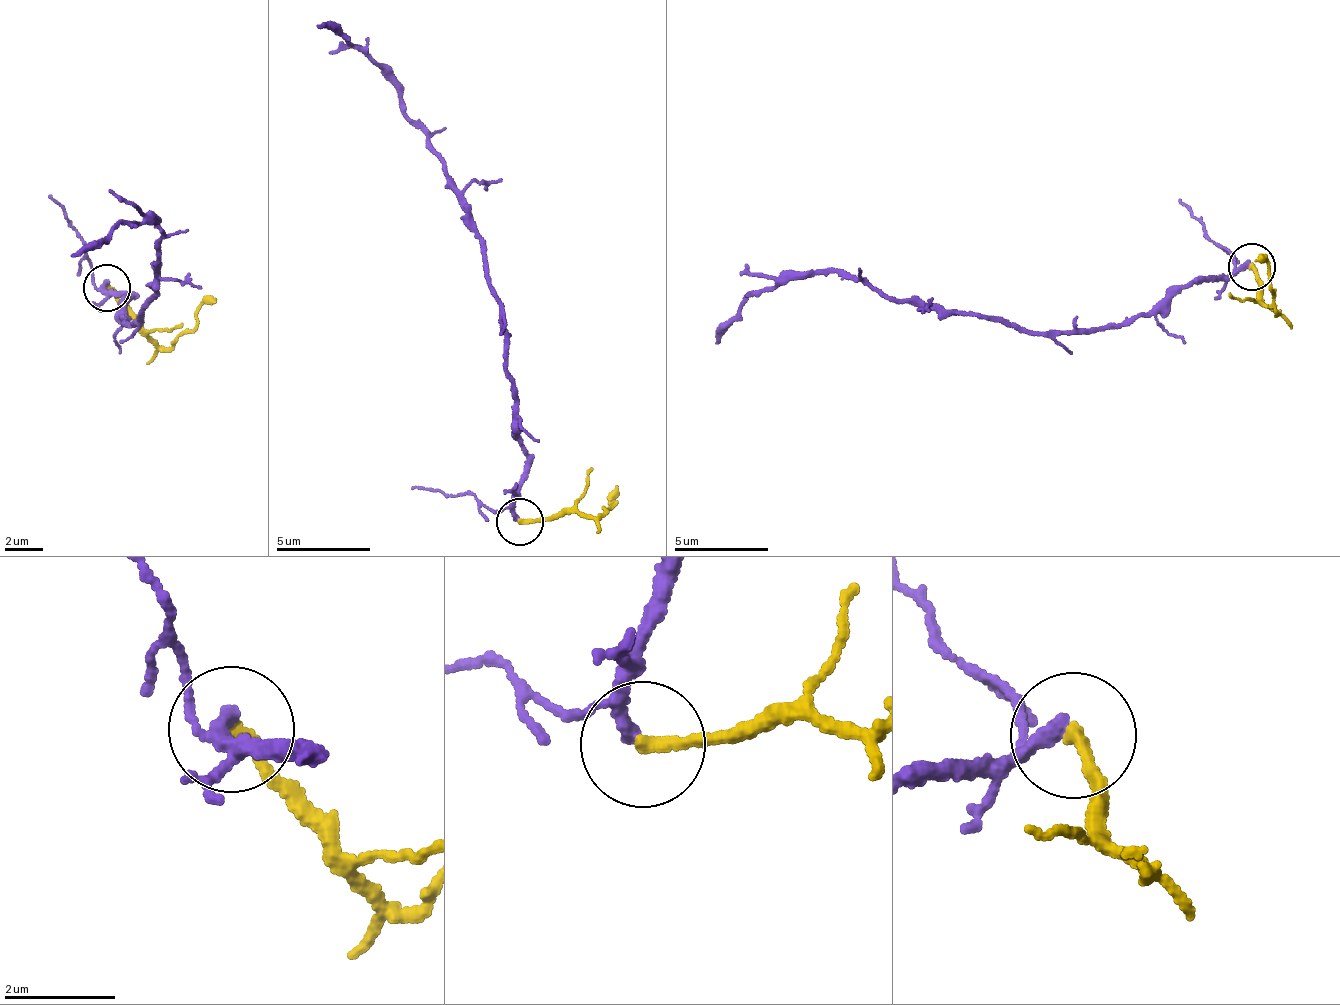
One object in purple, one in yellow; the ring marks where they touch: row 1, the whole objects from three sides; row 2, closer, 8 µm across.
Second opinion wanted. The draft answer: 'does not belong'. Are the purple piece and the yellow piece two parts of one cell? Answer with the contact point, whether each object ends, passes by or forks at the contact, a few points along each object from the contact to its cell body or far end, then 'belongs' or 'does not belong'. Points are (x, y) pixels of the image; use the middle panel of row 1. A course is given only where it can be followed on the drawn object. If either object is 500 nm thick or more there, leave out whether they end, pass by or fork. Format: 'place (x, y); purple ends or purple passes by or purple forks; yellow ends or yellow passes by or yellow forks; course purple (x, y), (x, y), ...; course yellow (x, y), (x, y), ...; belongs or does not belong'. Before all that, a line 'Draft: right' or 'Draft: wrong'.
Draft: right
place (520, 521); purple passes by; yellow ends; course purple (520, 520), (516, 500), (524, 452), (510, 397), (500, 300), (467, 199), (402, 101), (355, 47), (315, 26); course yellow (520, 520), (578, 511), (604, 516), (615, 499), (612, 498), (616, 484); does not belong

